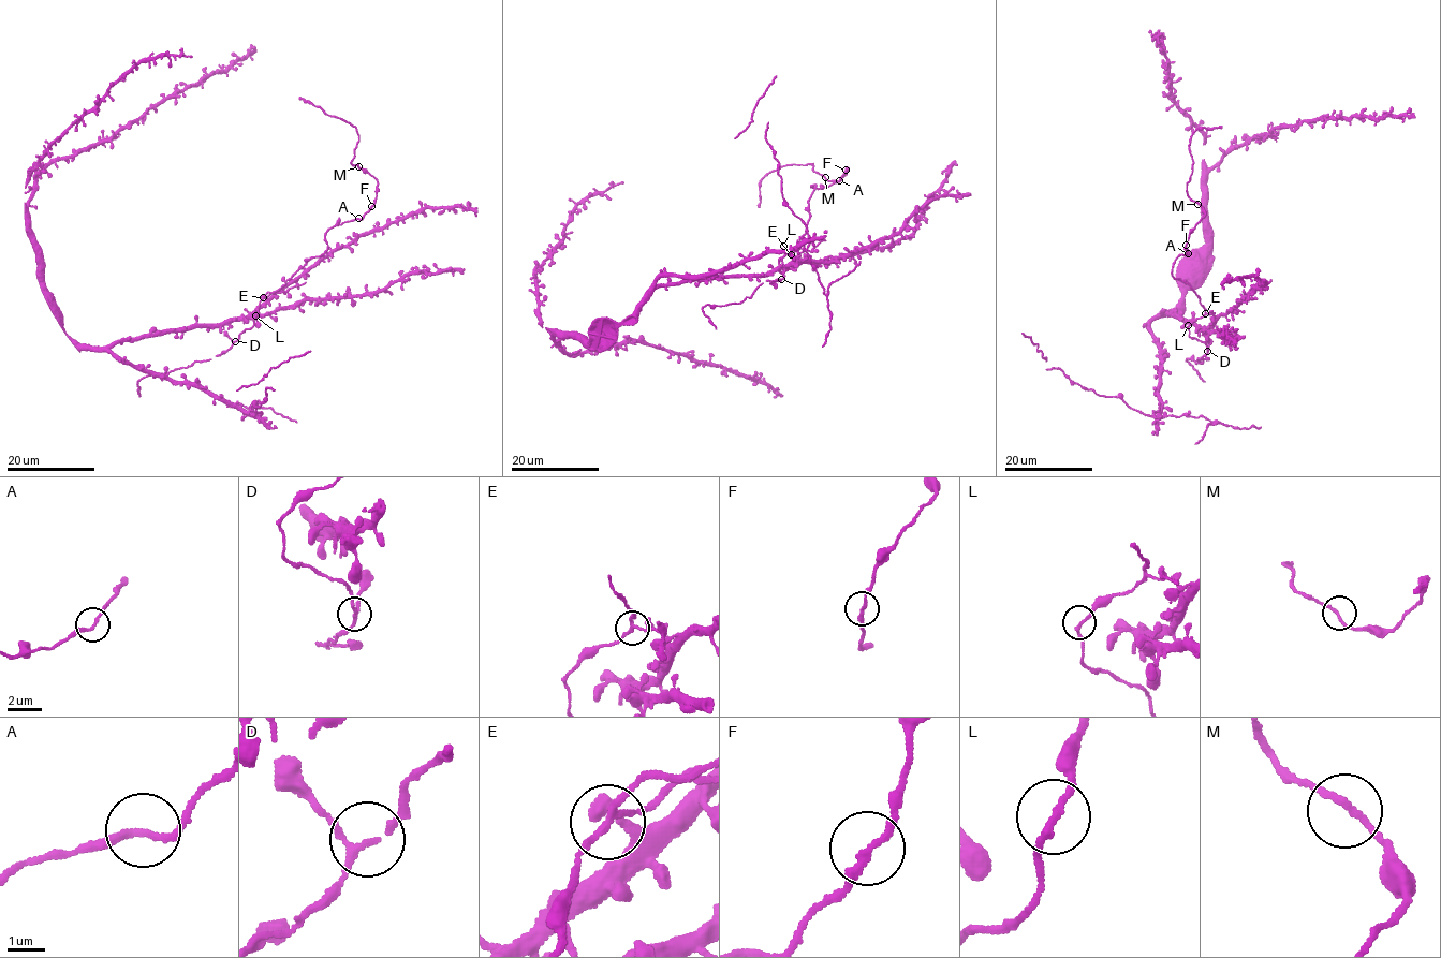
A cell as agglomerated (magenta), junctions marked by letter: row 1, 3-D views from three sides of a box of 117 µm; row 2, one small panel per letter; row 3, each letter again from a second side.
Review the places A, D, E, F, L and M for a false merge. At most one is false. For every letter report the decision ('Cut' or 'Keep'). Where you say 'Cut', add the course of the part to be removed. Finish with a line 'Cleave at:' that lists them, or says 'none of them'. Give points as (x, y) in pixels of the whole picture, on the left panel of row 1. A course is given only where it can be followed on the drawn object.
A: Keep
D: Keep
E: Cut. Course of the part to remove: (263, 297), (305, 282)
F: Keep
L: Keep
M: Keep
Cleave at: E

